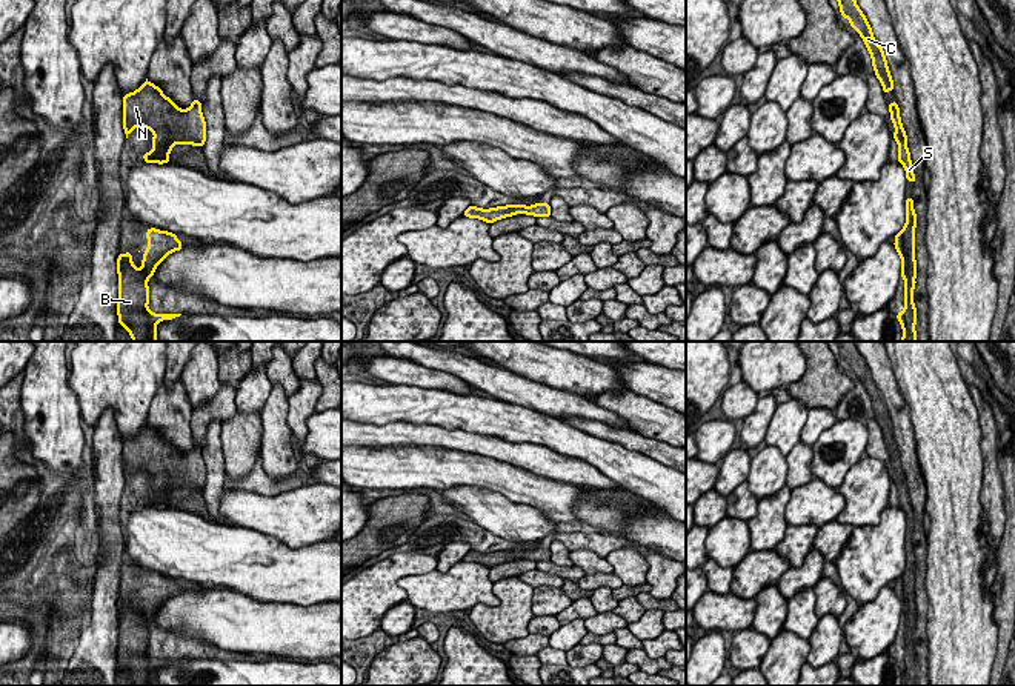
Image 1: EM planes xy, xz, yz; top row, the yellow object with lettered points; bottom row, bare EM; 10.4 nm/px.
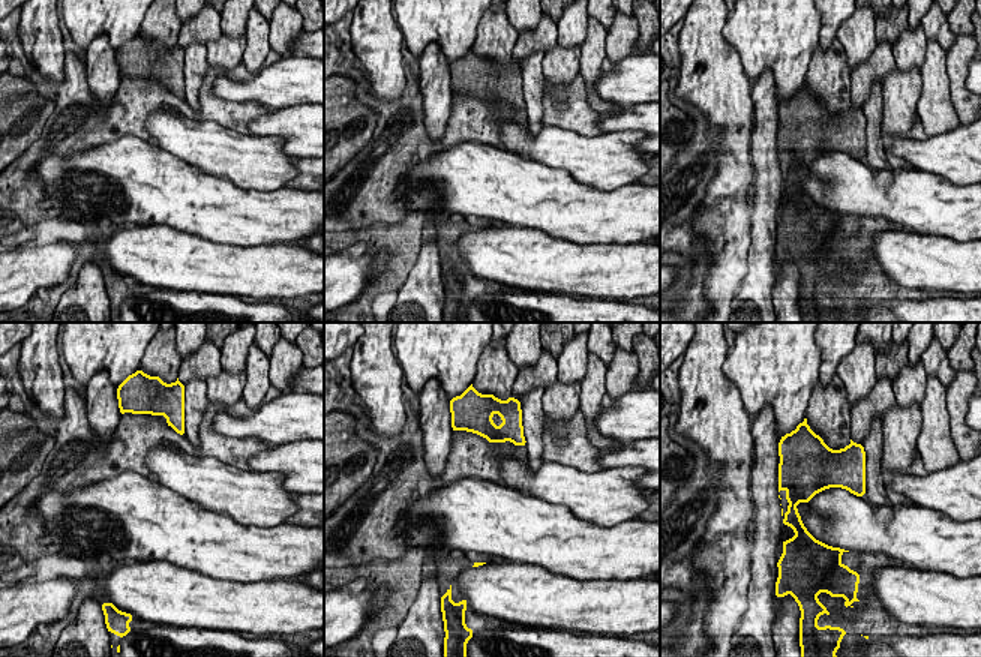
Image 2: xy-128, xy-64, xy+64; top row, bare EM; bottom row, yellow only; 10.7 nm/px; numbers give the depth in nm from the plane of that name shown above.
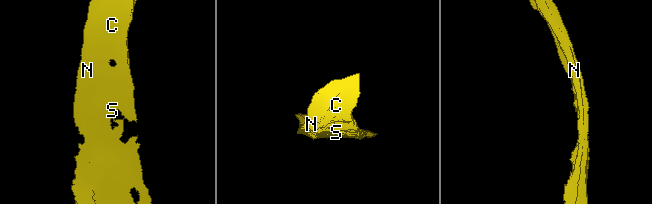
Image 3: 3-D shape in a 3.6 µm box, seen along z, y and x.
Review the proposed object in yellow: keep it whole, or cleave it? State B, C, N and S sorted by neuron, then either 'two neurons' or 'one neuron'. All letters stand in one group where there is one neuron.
groups B C N S; one neuron

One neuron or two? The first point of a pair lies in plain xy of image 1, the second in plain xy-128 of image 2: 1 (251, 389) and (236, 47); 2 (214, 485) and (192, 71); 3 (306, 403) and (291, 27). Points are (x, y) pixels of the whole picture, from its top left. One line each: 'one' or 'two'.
1: two
2: one
3: one

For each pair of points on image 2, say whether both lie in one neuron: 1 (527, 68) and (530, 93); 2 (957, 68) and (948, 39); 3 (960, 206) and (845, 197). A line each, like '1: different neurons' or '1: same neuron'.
1: same neuron
2: different neurons
3: same neuron

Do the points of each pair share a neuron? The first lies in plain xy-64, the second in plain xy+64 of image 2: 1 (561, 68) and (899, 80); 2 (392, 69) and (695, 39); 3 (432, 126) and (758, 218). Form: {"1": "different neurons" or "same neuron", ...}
{"1": "same neuron", "2": "same neuron", "3": "same neuron"}

